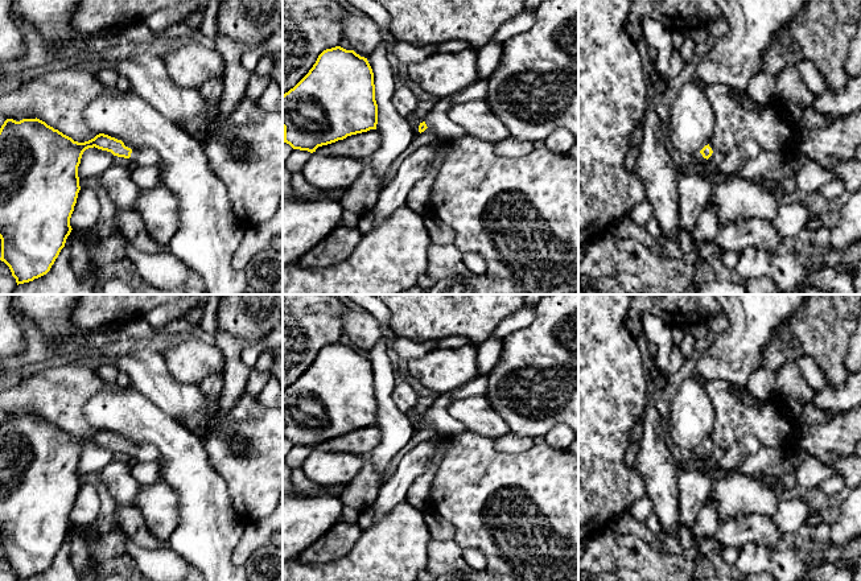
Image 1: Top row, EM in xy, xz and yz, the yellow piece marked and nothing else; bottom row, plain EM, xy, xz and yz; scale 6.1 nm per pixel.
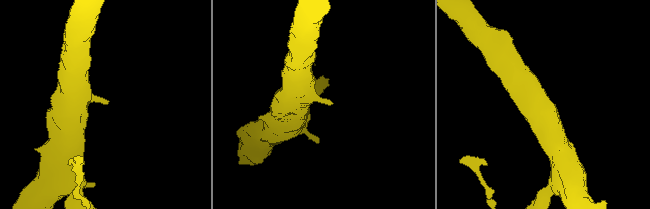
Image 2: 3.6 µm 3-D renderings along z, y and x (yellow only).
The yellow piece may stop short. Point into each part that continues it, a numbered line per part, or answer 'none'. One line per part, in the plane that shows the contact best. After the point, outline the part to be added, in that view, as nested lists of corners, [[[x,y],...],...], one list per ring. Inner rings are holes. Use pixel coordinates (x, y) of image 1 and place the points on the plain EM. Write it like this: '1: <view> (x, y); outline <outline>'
1: xy (141, 453); outline [[[151,444],[132,445],[129,454],[137,462],[157,462],[158,458],[157,449]]]

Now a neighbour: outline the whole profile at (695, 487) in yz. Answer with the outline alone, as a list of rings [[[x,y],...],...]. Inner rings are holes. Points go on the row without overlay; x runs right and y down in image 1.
[[[746,434],[725,450],[722,458],[714,465],[705,465],[696,470],[685,470],[679,463],[677,489],[680,526],[692,527],[700,510],[709,502],[714,483],[712,473],[717,467],[734,473],[747,456],[755,454],[762,448],[757,437]]]

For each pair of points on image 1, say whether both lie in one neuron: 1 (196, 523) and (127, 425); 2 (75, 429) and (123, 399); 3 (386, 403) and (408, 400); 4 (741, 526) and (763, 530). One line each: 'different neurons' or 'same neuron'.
1: same neuron
2: different neurons
3: different neurons
4: same neuron

